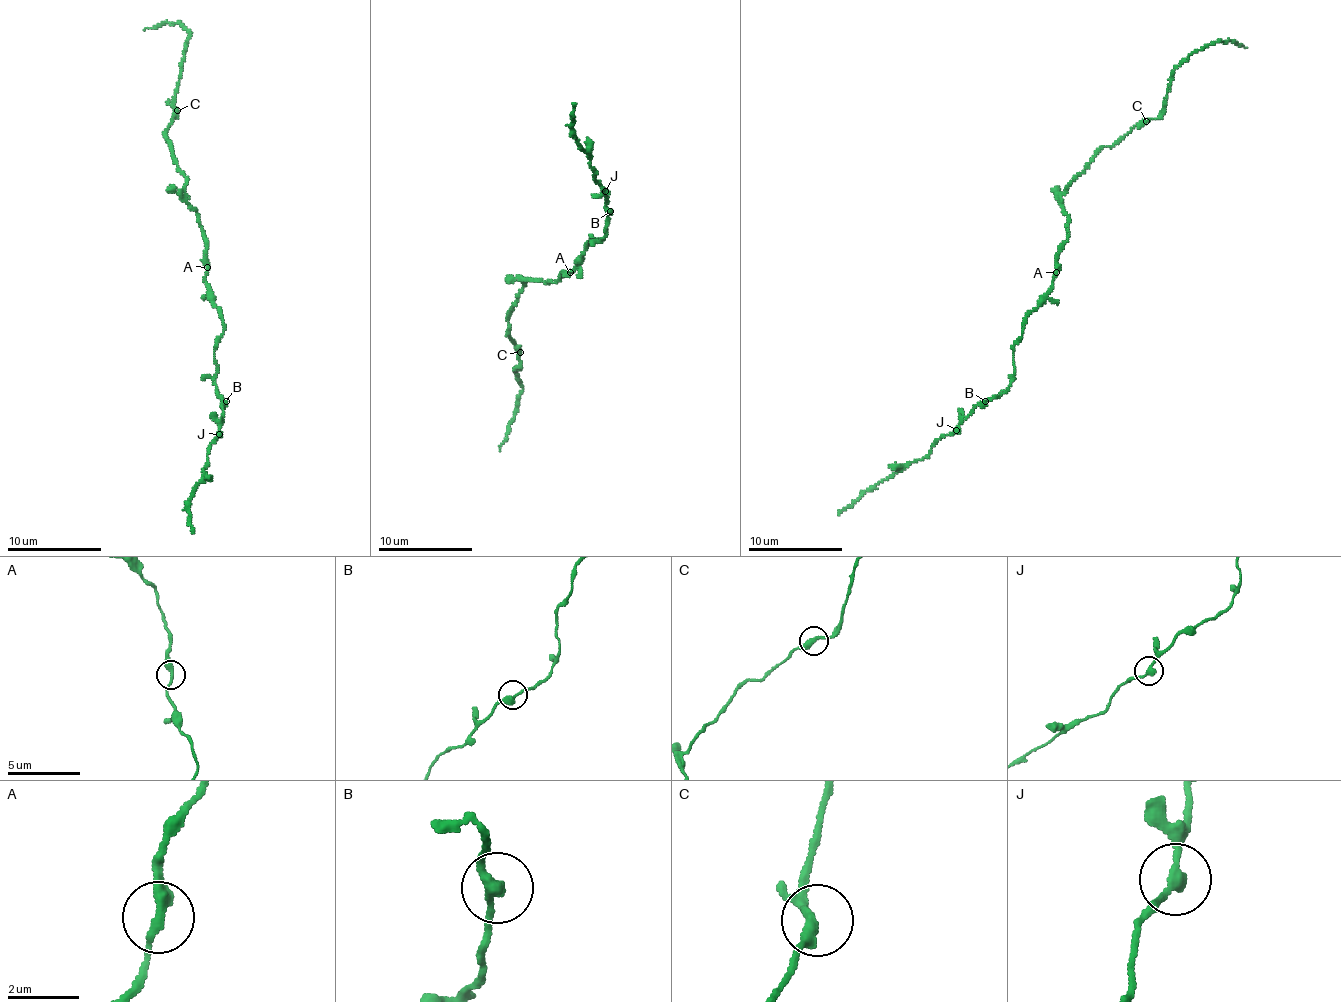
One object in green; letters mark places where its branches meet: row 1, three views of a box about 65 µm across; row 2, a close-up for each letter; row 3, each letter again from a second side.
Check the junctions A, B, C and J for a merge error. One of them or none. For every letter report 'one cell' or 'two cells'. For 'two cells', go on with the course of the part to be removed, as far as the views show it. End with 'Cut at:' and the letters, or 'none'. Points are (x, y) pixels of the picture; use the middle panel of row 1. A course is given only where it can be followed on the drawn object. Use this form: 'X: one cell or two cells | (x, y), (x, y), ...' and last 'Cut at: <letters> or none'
A: one cell
B: one cell
C: one cell
J: one cell
Cut at: none

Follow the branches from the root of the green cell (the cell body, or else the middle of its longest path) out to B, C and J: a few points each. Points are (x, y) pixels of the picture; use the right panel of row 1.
B: (1056, 263), (1053, 288), (1028, 316), (1020, 341), (1014, 346), (1014, 379), (1007, 388), (985, 401)
C: (1056, 263), (1068, 229), (1061, 204), (1062, 192), (1104, 146), (1146, 121)
J: (1056, 263), (1053, 288), (1028, 316), (1020, 341), (1014, 346), (1014, 379), (1007, 388), (976, 407), (957, 431)

